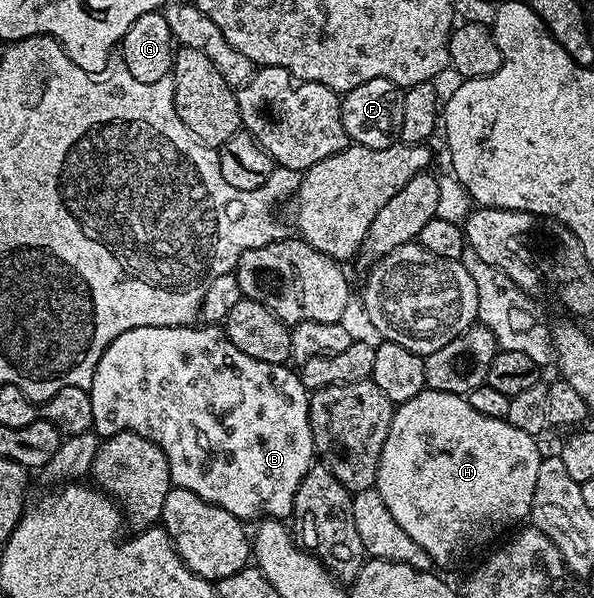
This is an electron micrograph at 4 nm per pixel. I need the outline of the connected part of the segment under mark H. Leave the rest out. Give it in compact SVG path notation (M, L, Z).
M425 388L415 397L401 402L395 408L392 415L392 427L388 427L388 439L384 439L384 447L380 451L376 488L380 499L384 499L384 507L388 507L388 511L392 511L392 519L396 519L396 523L400 523L400 527L404 527L404 532L407 535L412 535L412 539L416 539L416 543L420 543L420 547L424 547L424 551L428 551L435 566L454 565L457 561L464 560L473 549L488 544L497 533L504 532L509 525L515 524L514 526L517 526L529 518L532 495L536 491L536 475L540 471L542 459L542 452L538 449L537 440L533 436L525 434L524 431L520 431L519 428L510 425L507 420L492 419L488 415L480 415L480 411L474 410L467 403L465 396Z

